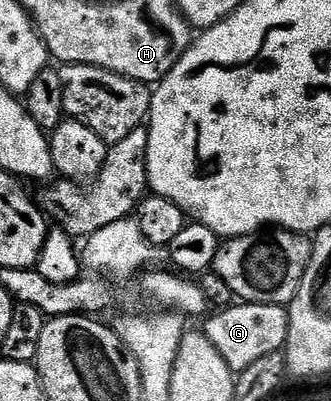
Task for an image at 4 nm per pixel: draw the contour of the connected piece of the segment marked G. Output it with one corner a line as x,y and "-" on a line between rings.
233,303
227,307
221,308
219,311
213,312
207,320
208,319
209,321
202,326
202,332
210,339
210,343
214,343
214,347
218,347
218,353
222,355
222,359
226,361
233,371
239,371
250,367
250,363
258,363
258,359
262,359
262,355
281,352
289,338
288,310
283,305

